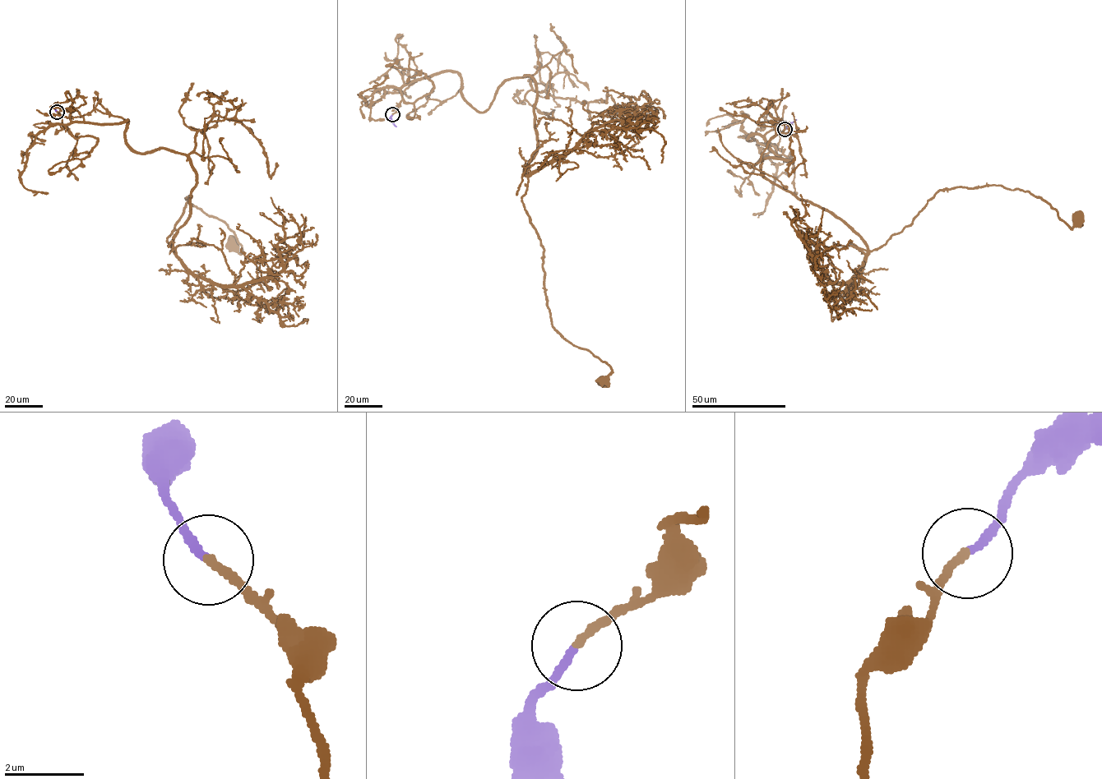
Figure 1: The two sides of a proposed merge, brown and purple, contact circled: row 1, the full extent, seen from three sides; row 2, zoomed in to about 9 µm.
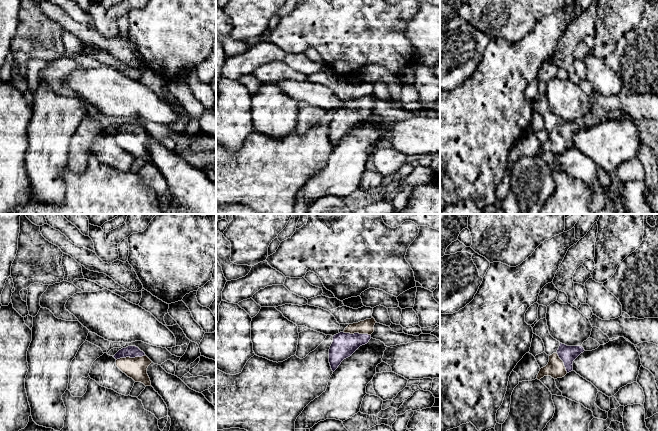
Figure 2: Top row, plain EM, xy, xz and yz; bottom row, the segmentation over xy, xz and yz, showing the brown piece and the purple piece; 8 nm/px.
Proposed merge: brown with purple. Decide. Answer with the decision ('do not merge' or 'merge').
merge

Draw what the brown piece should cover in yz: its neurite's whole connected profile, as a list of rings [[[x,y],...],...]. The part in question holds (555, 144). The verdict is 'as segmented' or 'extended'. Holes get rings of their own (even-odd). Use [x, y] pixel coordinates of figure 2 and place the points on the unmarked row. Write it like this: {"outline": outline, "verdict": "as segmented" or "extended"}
{"outline": [[[560,119],[557,128],[549,132],[548,140],[540,145],[536,155],[540,156],[544,152],[554,155],[564,153],[573,147],[573,137],[584,127],[582,122],[567,122]]], "verdict": "extended"}

